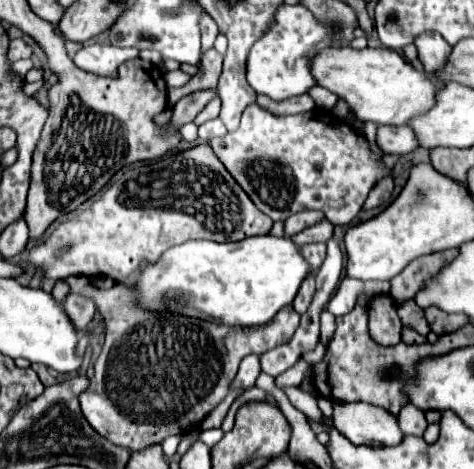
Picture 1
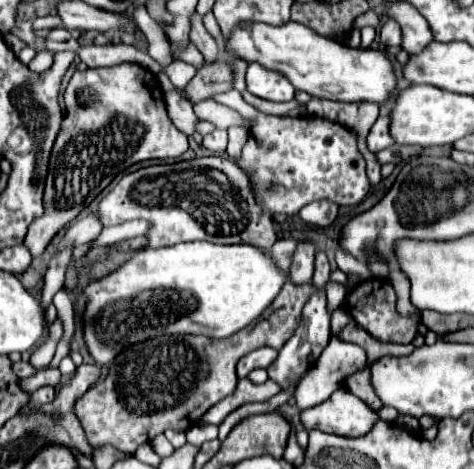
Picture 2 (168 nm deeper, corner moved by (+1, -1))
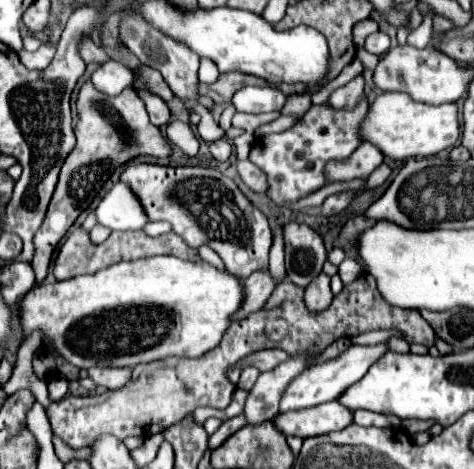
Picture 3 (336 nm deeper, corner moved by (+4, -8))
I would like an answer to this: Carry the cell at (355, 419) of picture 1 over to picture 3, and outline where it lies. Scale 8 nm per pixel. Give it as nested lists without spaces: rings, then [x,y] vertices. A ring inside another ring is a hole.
[[[337,402],[319,404],[313,408],[303,408],[295,412],[285,412],[273,418],[273,426],[285,436],[311,438],[327,432],[335,432],[353,424],[353,412]]]

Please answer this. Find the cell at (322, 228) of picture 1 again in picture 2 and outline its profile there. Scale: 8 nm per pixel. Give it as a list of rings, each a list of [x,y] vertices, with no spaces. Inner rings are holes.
[[[278,239],[270,253],[272,253],[274,261],[278,261],[278,265],[282,265],[282,269],[288,269],[288,261],[292,259],[296,247],[298,247],[296,239]]]

